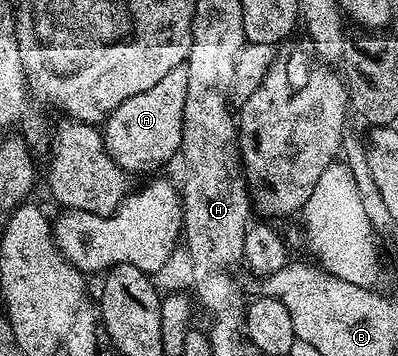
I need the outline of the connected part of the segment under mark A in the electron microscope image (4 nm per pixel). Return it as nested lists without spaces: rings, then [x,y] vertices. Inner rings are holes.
[[[177,90],[174,96],[157,96],[156,91],[135,94],[127,98],[114,112],[104,117],[102,134],[105,148],[109,156],[119,167],[126,170],[133,168],[157,168],[168,162],[172,156],[176,157],[181,150],[181,118],[185,111],[185,93]]]

